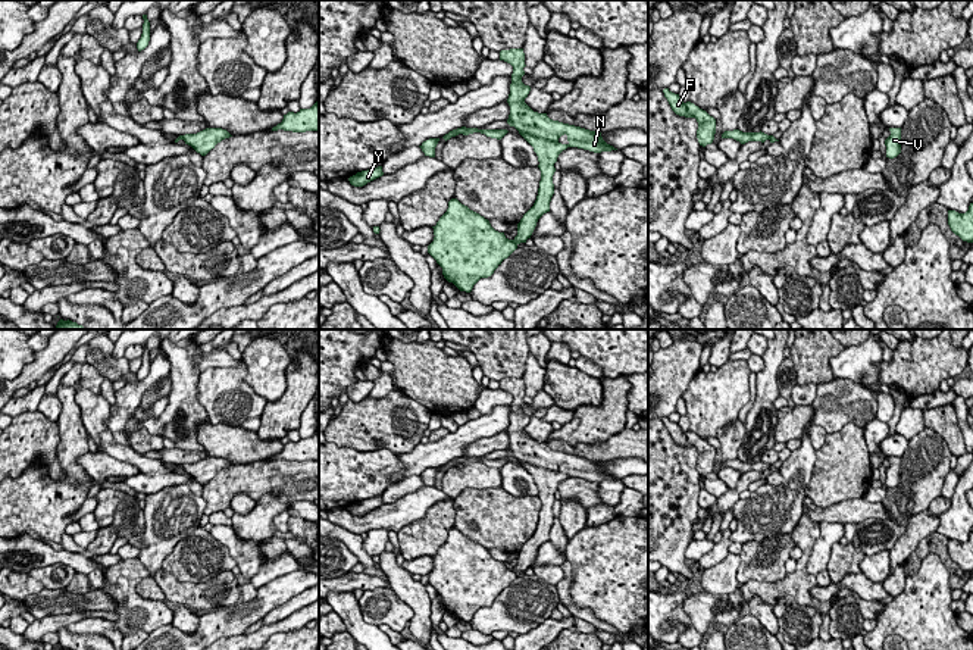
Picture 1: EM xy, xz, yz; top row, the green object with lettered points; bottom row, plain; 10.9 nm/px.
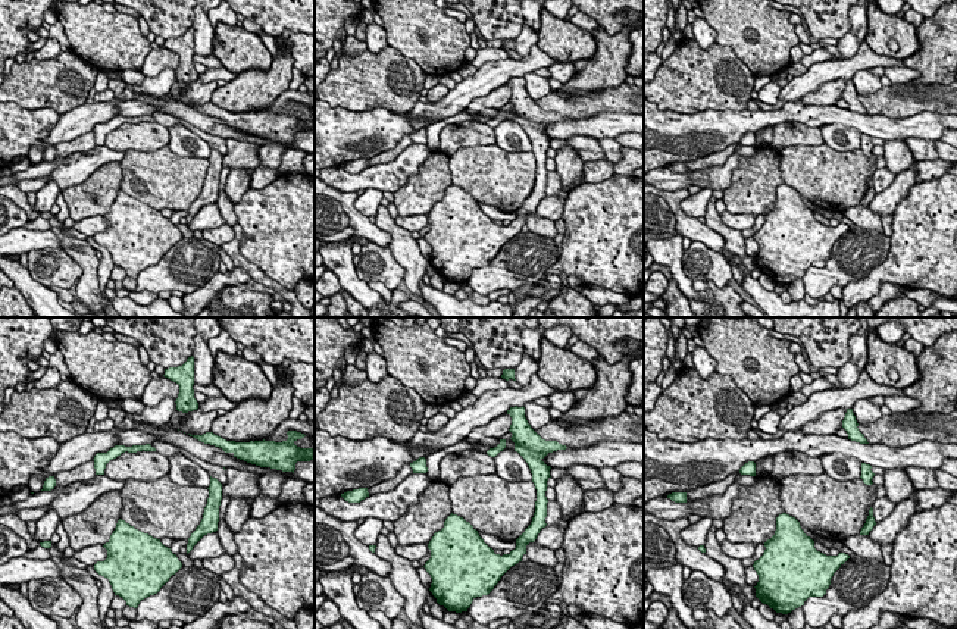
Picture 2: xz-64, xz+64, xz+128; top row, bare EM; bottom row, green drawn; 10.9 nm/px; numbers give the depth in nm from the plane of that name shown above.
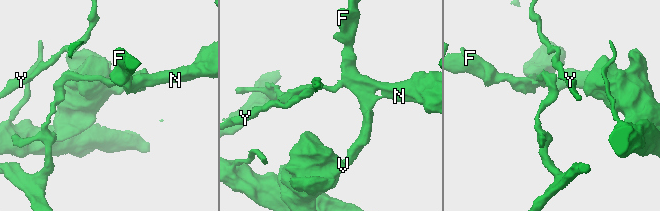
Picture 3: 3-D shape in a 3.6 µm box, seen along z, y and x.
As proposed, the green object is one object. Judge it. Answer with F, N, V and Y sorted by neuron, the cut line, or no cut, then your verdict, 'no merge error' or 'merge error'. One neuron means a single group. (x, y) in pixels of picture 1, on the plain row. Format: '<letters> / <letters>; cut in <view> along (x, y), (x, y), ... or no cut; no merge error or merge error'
F N V / Y; cut in xz along (509, 447), (513, 455); merge error

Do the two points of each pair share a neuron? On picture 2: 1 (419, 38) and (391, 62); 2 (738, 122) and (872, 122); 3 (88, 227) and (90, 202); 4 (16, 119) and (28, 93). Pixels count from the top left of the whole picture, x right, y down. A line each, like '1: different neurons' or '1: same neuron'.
1: different neurons
2: same neuron
3: different neurons
4: different neurons

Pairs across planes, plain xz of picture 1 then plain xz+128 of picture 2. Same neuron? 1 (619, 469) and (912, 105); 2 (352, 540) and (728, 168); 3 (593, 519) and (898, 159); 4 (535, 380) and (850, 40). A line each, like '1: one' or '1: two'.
1: two
2: two
3: two
4: one

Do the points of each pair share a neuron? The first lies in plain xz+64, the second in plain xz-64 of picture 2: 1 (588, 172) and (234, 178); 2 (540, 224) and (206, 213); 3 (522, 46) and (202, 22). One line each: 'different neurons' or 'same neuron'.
1: different neurons
2: different neurons
3: same neuron

